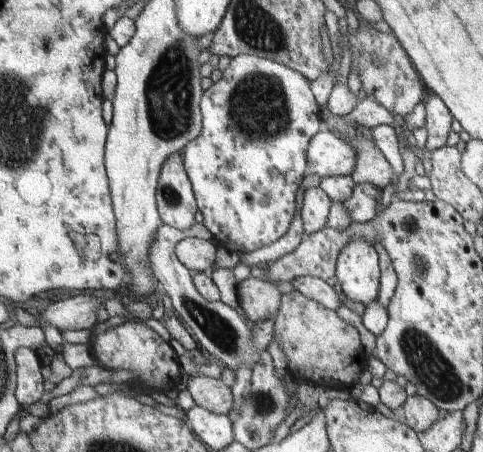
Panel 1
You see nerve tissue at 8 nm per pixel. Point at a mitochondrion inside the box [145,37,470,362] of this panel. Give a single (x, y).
(258, 111)

